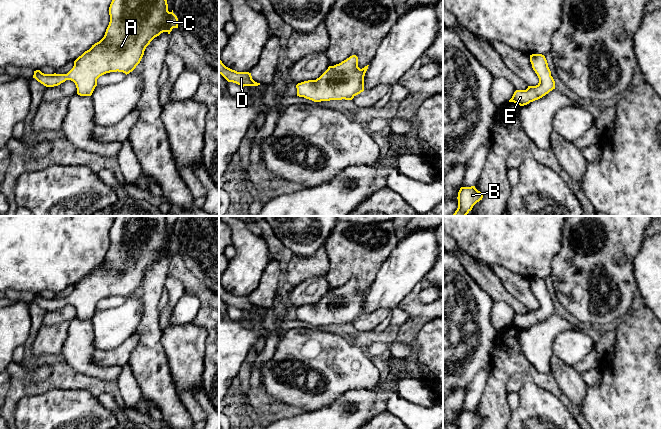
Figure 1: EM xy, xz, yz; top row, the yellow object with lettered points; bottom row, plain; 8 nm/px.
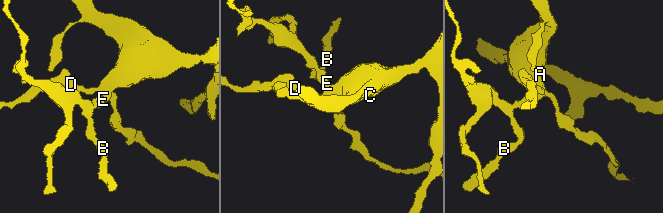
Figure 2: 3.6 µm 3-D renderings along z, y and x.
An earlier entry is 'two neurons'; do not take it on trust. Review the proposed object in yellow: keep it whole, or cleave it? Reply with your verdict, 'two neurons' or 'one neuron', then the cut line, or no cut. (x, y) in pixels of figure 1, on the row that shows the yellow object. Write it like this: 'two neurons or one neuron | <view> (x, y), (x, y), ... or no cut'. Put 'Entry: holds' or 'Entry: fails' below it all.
one neuron | no cut
Entry: fails

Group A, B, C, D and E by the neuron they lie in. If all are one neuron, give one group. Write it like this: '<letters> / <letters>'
A B C D E

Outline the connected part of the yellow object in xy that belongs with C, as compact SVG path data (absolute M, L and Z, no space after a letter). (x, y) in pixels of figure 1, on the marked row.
M112 0L109 7L110 22L104 37L92 47L85 51L74 61L73 68L67 74L44 74L40 70L34 71L33 78L46 87L58 86L66 80L75 83L77 94L80 96L91 96L97 86L97 79L110 72L123 72L126 75L132 72L140 63L146 47L150 42L163 32L170 34L173 28L178 28L178 18L168 11L167 0Z

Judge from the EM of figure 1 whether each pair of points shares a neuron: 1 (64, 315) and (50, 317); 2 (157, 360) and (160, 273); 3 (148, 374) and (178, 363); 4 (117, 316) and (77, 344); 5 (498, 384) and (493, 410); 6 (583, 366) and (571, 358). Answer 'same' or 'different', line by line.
1: same
2: same
3: different
4: different
5: same
6: different

